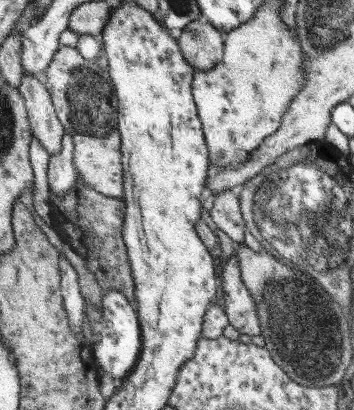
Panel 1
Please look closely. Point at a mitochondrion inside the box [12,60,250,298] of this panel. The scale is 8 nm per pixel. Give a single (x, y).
(89, 105)

